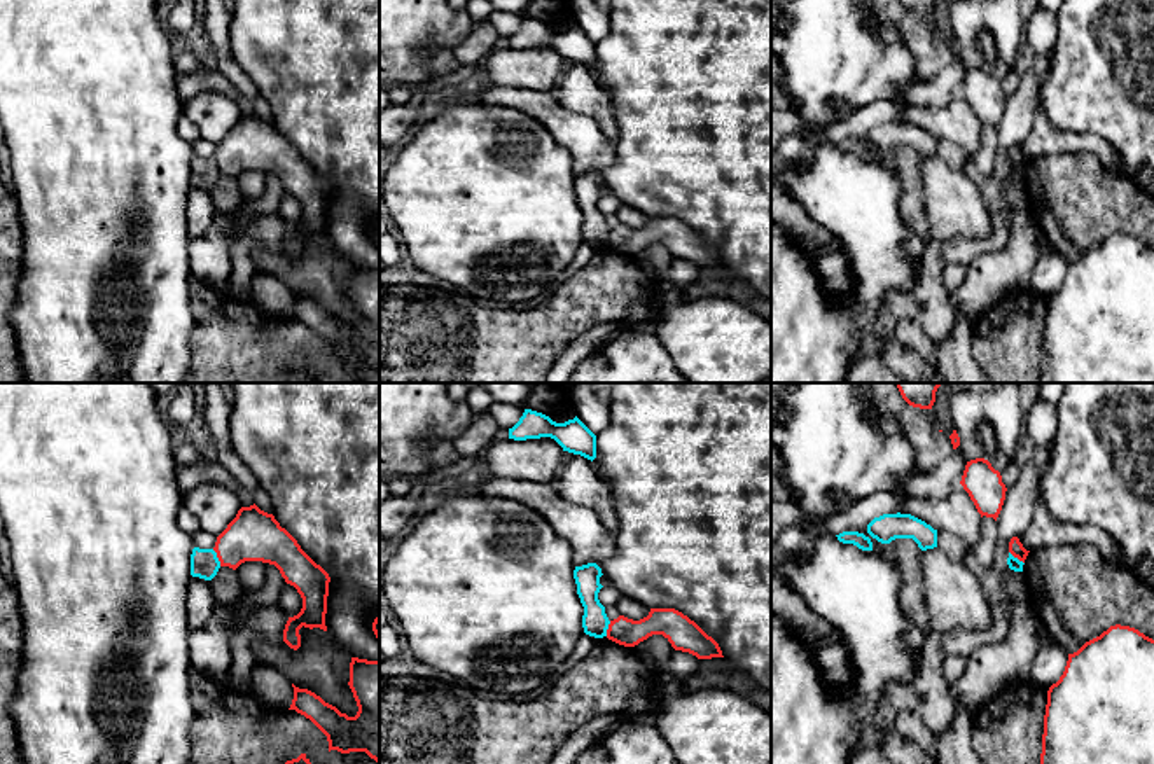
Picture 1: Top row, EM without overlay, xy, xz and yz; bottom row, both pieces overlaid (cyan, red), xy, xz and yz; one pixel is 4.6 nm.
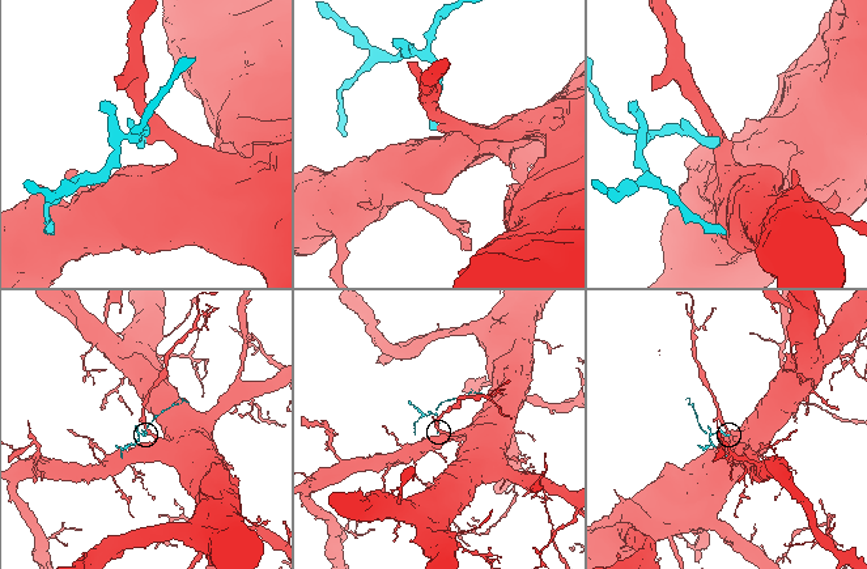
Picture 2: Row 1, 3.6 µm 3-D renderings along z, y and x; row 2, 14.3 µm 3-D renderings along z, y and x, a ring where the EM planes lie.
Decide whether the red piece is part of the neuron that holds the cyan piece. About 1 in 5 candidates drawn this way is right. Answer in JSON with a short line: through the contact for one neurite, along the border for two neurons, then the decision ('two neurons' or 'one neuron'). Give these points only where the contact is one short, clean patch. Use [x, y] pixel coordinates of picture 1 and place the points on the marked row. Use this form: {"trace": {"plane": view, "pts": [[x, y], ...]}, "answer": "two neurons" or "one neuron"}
{"trace": {"plane": "xy", "pts": [[212, 549], [221, 565]]}, "answer": "two neurons"}

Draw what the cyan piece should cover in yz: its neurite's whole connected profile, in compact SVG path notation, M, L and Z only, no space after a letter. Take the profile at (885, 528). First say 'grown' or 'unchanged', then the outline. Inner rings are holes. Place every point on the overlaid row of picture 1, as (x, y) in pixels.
unchanged | M883 514L867 524L867 533L881 544L913 538L921 551L937 547L937 530L911 514Z

